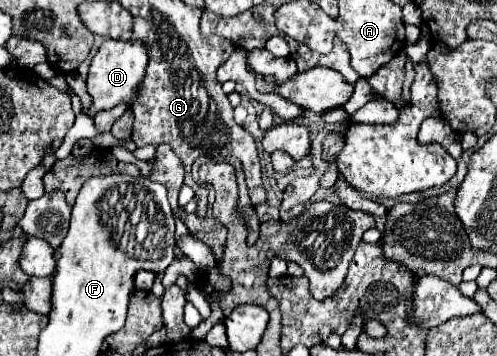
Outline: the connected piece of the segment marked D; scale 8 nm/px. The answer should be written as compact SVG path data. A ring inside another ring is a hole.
M106 39L98 53L94 55L90 63L88 73L88 93L92 95L92 107L90 117L94 117L100 109L112 109L120 103L134 103L140 79L144 79L144 69L148 65L148 49L140 41L114 41Z

